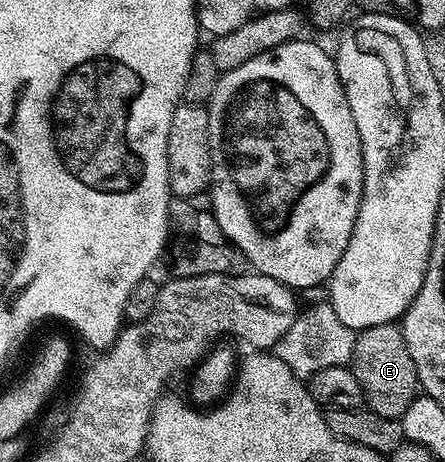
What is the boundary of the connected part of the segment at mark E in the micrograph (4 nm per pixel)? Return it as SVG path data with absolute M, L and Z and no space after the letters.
M393 322L376 324L367 330L357 331L350 366L356 380L360 380L365 405L380 416L401 419L408 404L419 397L416 364L412 364L412 356L408 356L401 329Z

